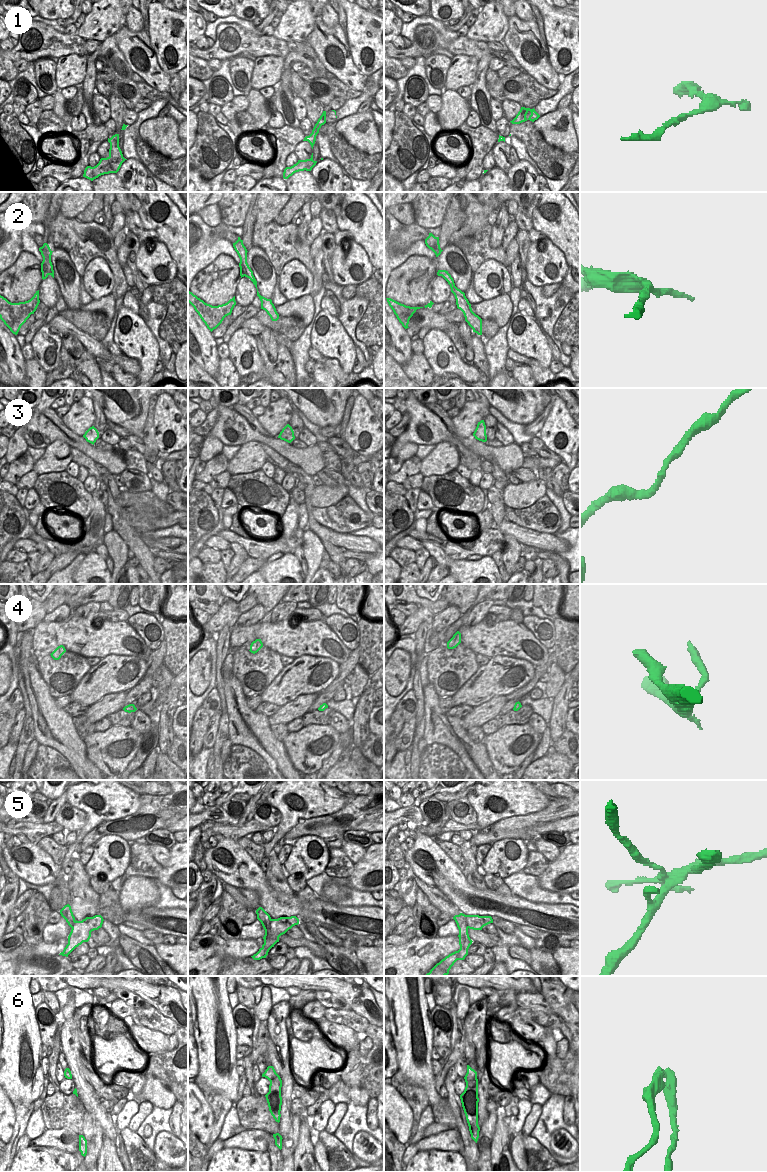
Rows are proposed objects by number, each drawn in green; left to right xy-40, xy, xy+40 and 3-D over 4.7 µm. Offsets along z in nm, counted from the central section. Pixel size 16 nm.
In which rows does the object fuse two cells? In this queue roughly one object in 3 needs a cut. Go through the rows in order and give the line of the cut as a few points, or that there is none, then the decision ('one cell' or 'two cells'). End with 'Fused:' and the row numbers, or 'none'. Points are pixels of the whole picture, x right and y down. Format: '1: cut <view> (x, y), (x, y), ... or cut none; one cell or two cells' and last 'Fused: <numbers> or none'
1: cut none; one cell
2: cut xy-40 (41, 263), (49, 274); two cells
3: cut none; one cell
4: cut none; one cell
5: cut xy (272, 919), (269, 925), (269, 935), (278, 941); two cells
6: cut xy (271, 1066), (275, 1076), (269, 1080); two cells
Fused: 2, 5, 6

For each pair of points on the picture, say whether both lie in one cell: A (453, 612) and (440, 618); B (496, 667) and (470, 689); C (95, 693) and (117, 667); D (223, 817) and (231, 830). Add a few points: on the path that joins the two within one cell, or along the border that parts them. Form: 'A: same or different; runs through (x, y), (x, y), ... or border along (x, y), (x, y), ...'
A: same; runs through (450, 615), (443, 617)
B: same; runs through (490, 673), (476, 687)
C: same; runs through (97, 687), (111, 673)
D: different; border along (214, 822), (235, 825)

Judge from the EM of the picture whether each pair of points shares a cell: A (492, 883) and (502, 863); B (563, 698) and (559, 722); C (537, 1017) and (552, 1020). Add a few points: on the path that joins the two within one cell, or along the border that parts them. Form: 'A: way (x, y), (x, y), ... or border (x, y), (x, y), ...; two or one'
A: border (485, 873), (496, 873), (502, 879); two
B: way (561, 704), (559, 716); one
C: way (541, 1018), (548, 1020); one

